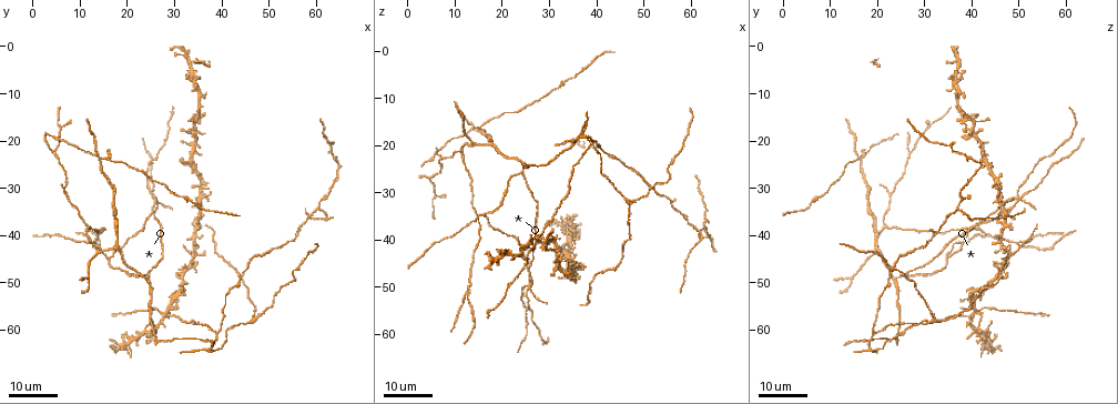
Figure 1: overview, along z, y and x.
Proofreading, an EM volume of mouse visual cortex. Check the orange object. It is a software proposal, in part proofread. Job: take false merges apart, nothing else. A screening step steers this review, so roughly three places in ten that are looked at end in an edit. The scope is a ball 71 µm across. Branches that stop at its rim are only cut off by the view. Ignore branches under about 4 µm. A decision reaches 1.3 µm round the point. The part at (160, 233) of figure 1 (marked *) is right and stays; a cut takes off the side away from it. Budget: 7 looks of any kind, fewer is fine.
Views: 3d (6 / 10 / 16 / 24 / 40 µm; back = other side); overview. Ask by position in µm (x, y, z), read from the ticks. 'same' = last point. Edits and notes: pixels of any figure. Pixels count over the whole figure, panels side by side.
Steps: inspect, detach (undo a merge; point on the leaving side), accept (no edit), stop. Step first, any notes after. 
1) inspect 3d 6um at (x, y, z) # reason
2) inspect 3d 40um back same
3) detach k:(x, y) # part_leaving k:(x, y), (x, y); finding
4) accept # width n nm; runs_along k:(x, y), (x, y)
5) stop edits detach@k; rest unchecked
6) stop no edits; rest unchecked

inspect 3d 24um at (25.5, 32.0, 49.5) # looks like a crossing

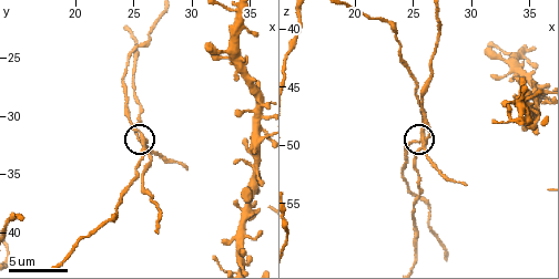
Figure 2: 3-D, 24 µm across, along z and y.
inspect 3d 6um at (26.0, 32.2, 49.2)

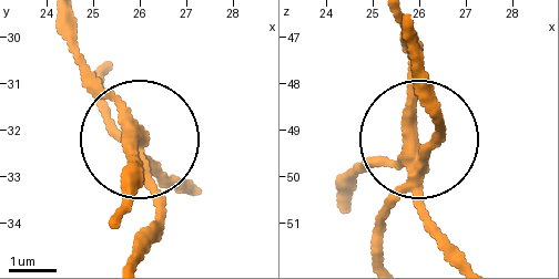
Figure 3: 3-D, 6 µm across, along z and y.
accept # arms 4; all the same neuron

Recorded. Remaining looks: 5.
inspect 3d 16um at (13.0, 41.5, 50.0) # side arm on a straight run

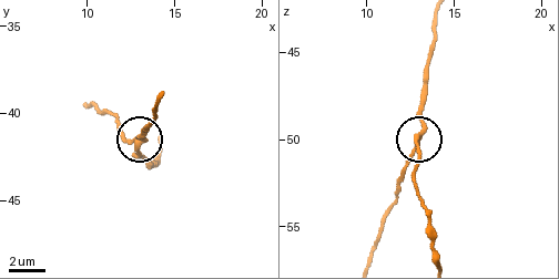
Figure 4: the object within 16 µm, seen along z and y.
inspect 3d 6um at (13.0, 41.8, 49.8)

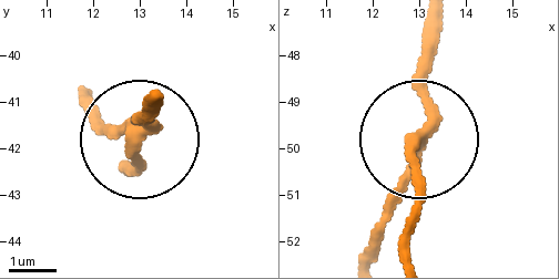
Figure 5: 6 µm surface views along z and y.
accept # arms 3; runs_along 5:(432, 26), (427, 121), (379, 248); continuous, no second neuron

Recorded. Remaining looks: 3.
inspect 3d 24um at (5.0, 22.0, 27.5) # three arms meet

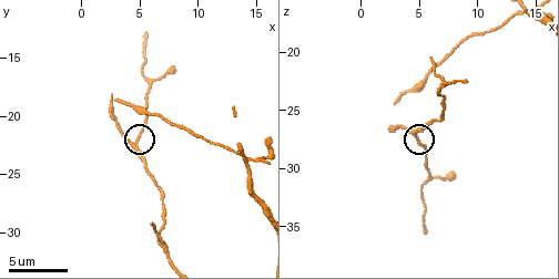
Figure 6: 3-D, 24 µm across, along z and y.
inspect 3d 6um at (4.8, 22.2, 27.4)

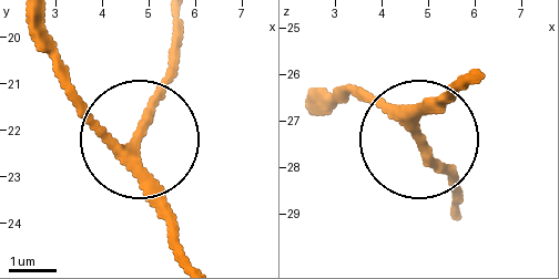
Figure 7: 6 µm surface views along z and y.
accept # width 200 nm; runs_along 7:(180, 249), (136, 131), (180, 39); one neuron here

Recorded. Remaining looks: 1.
stop no edits; rest unchecked

